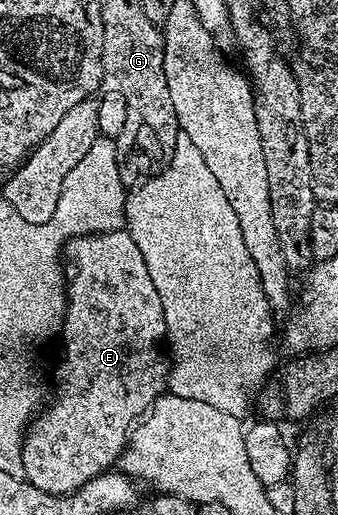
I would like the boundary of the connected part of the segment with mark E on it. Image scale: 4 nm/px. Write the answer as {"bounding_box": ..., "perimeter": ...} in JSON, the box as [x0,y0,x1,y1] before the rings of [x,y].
{"bounding_box":[21,230,169,497],"perimeter":[[[116,230],[72,236],[65,248],[65,260],[69,279],[61,325],[63,353],[55,368],[55,397],[51,405],[50,400],[46,405],[47,412],[40,411],[27,425],[21,450],[22,475],[27,483],[62,497],[84,488],[94,476],[100,476],[118,461],[131,429],[155,399],[164,395],[169,375],[164,349],[159,349],[164,347],[167,335],[161,298],[131,235]]]}

